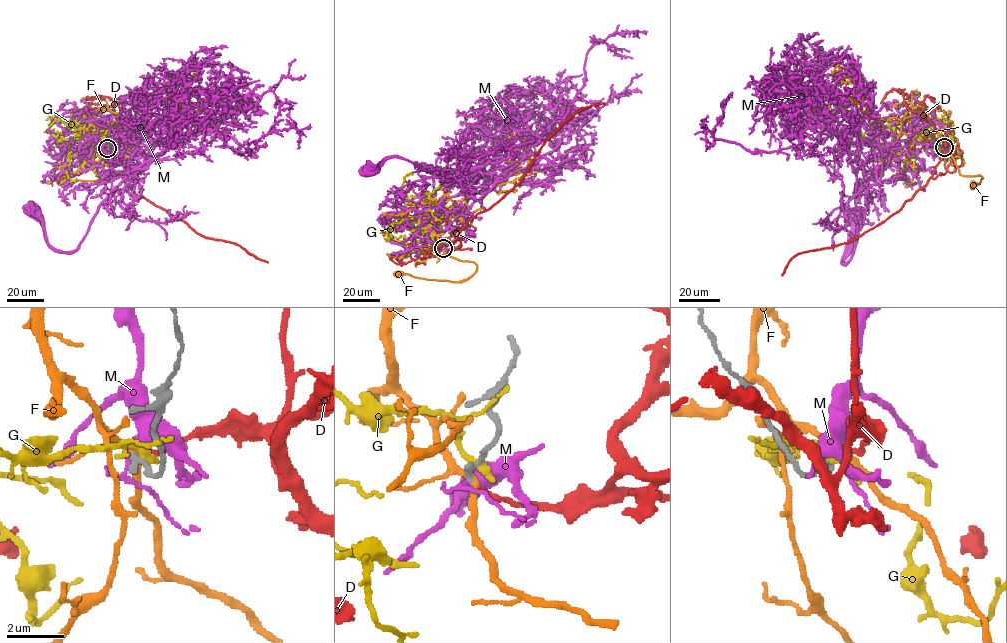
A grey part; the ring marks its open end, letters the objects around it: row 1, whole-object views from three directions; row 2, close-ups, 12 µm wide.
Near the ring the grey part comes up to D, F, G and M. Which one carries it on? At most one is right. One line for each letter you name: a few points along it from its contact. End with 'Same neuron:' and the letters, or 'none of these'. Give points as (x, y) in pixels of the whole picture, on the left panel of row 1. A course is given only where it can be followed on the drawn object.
D: Its course: (107, 148), (115, 147), (122, 155), (122, 179), (136, 194), (183, 221), (200, 235), (235, 243), (268, 262)
Same neuron: D

